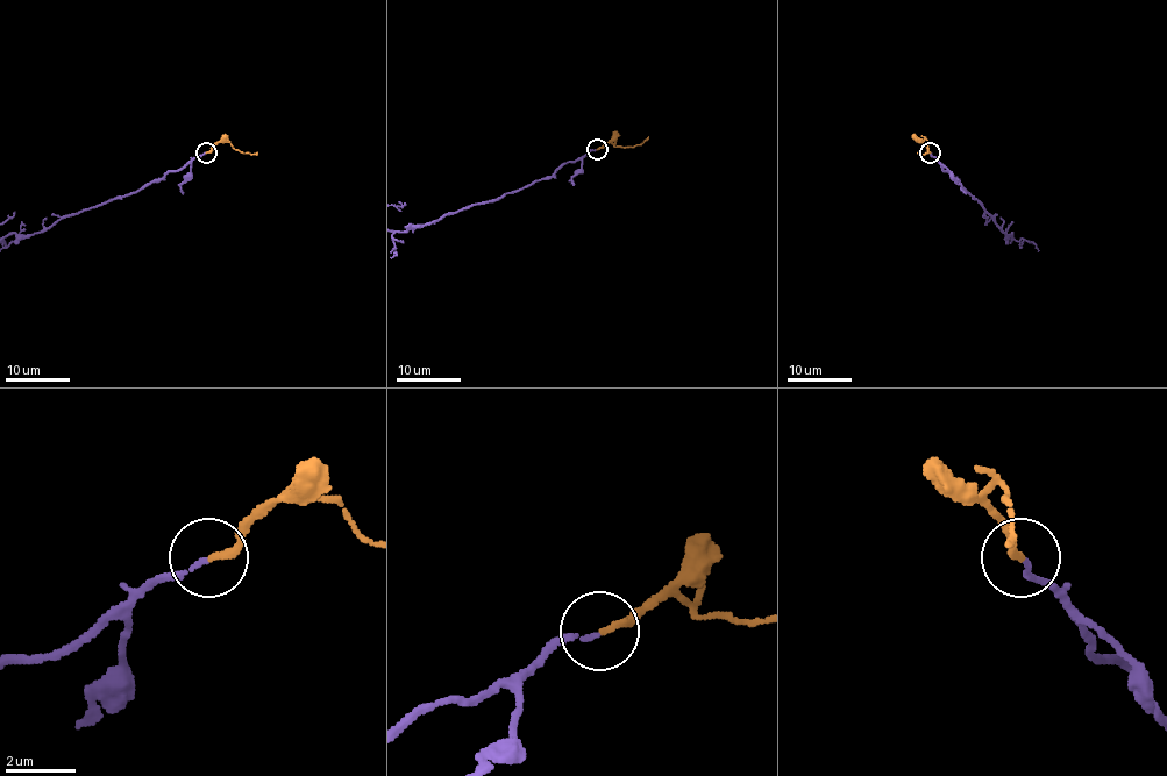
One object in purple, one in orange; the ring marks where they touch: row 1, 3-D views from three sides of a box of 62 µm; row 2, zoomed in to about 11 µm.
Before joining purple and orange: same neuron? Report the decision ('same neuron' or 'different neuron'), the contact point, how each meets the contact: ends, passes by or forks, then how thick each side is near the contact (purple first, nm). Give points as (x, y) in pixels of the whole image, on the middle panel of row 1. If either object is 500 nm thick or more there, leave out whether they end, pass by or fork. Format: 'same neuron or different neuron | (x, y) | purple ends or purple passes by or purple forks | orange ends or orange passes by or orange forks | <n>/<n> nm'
same neuron | (597, 149) | purple ends | orange ends | 100/190 nm

